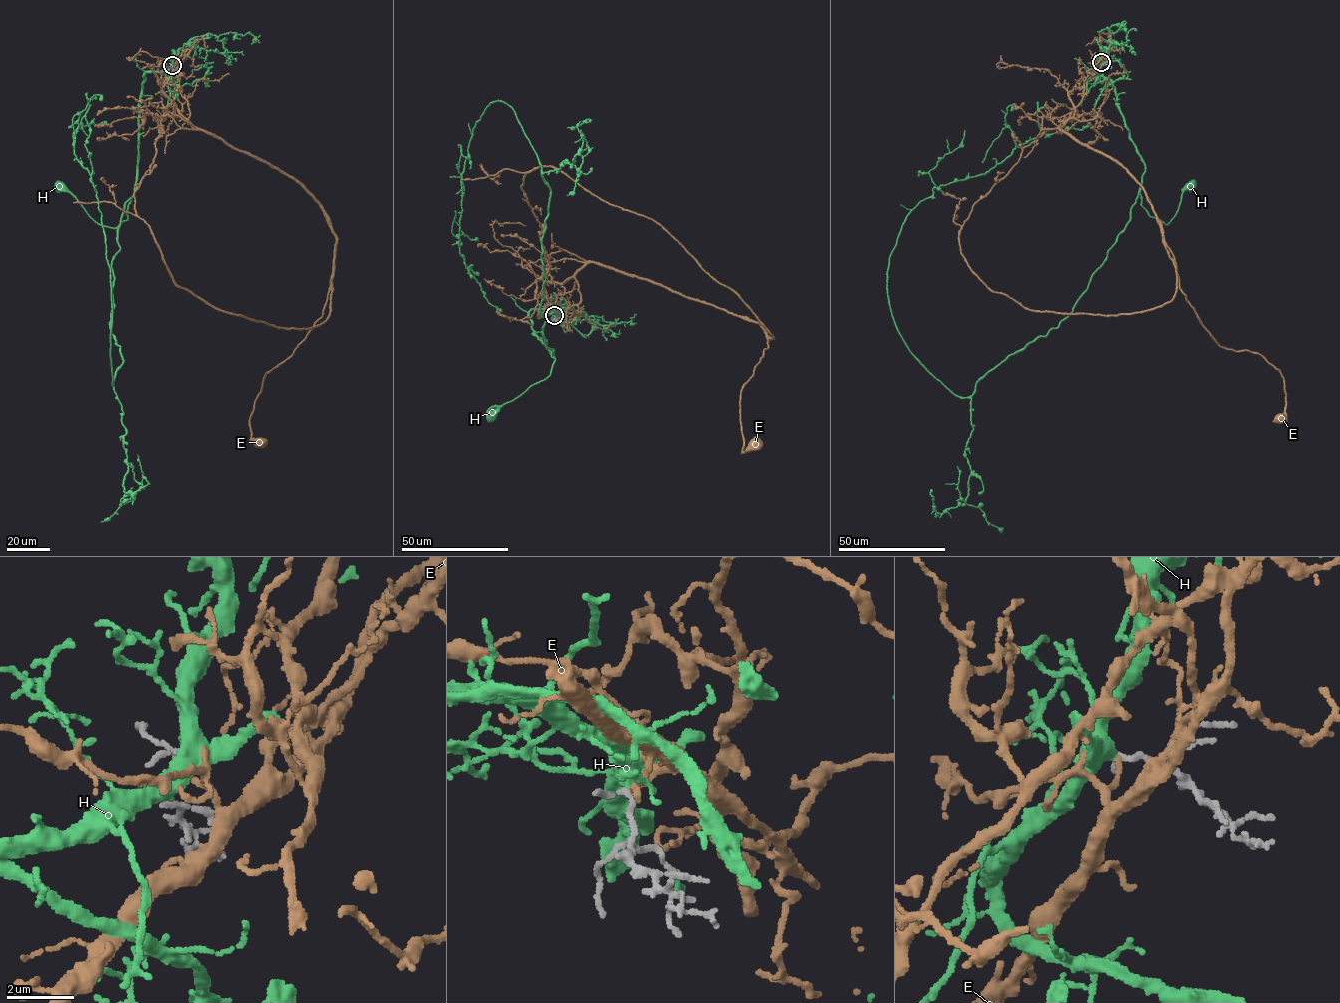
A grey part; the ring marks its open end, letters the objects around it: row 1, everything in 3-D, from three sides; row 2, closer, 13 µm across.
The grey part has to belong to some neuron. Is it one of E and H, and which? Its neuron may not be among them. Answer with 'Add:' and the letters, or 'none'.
Add: H

